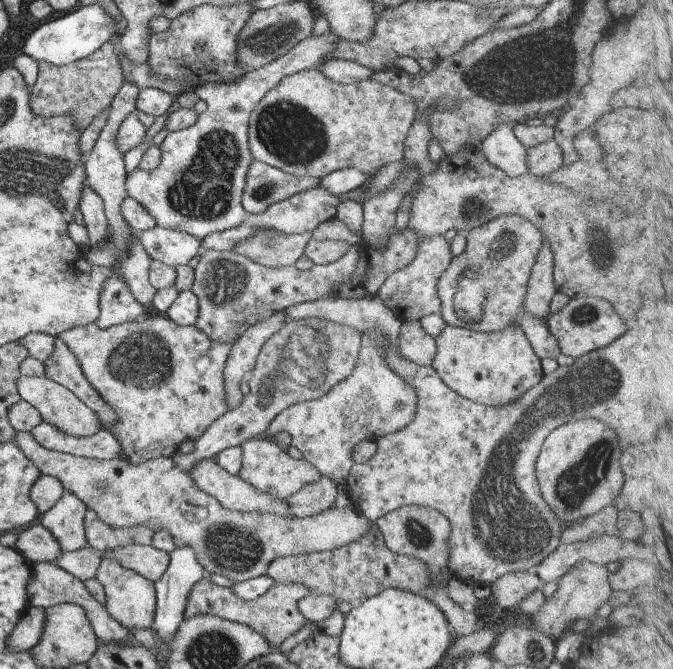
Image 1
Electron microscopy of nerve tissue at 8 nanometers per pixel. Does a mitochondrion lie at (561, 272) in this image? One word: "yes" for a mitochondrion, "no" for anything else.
no

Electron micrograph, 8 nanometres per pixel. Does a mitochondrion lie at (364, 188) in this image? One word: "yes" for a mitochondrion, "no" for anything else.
no

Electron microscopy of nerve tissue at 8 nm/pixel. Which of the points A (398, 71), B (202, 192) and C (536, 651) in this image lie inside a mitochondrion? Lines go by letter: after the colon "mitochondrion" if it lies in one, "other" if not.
A: other
B: mitochondrion
C: mitochondrion

